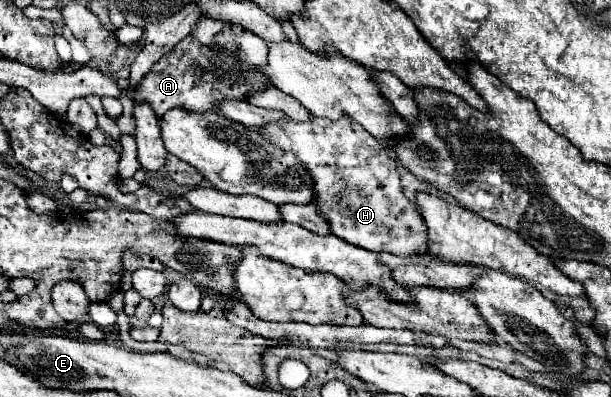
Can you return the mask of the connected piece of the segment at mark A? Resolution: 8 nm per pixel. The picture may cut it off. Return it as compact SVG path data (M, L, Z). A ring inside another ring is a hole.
M236 25L234 29L226 29L226 33L218 35L214 39L214 45L208 47L200 47L198 41L190 41L190 37L186 37L174 47L174 53L162 57L152 65L144 79L134 87L132 99L142 97L142 101L150 101L158 117L162 117L172 107L184 107L198 113L214 111L214 105L222 99L244 99L248 93L270 85L270 81L266 81L266 75L258 69L266 63L266 53L268 47L264 39ZM190 59L196 59L198 69L202 67L202 71L190 67Z

